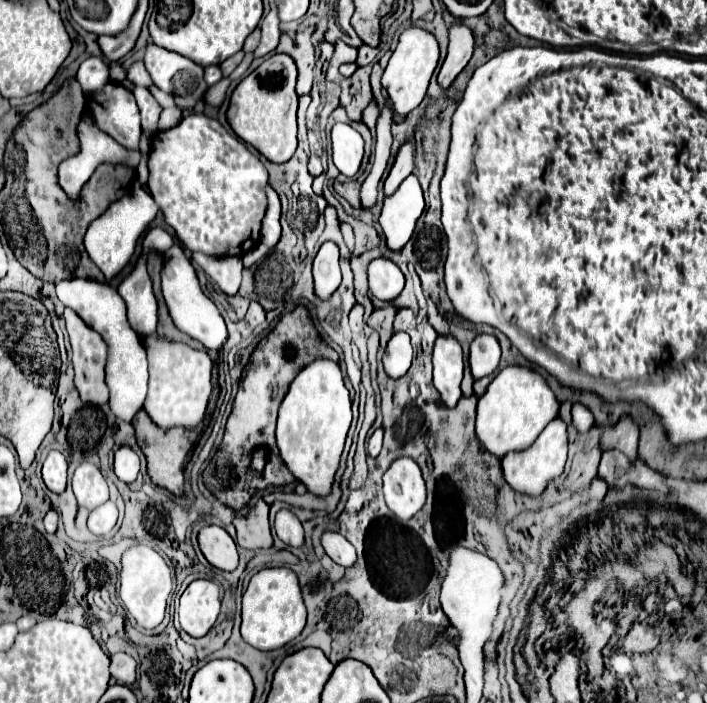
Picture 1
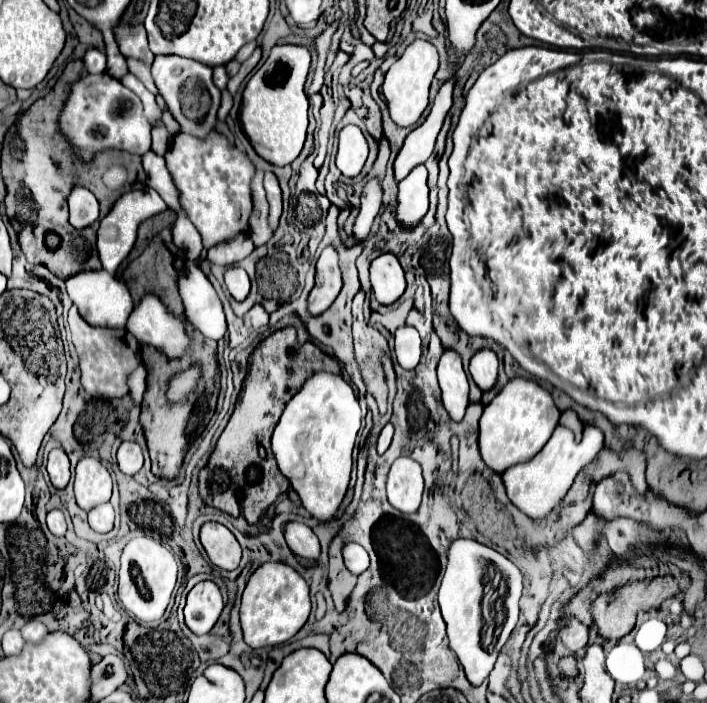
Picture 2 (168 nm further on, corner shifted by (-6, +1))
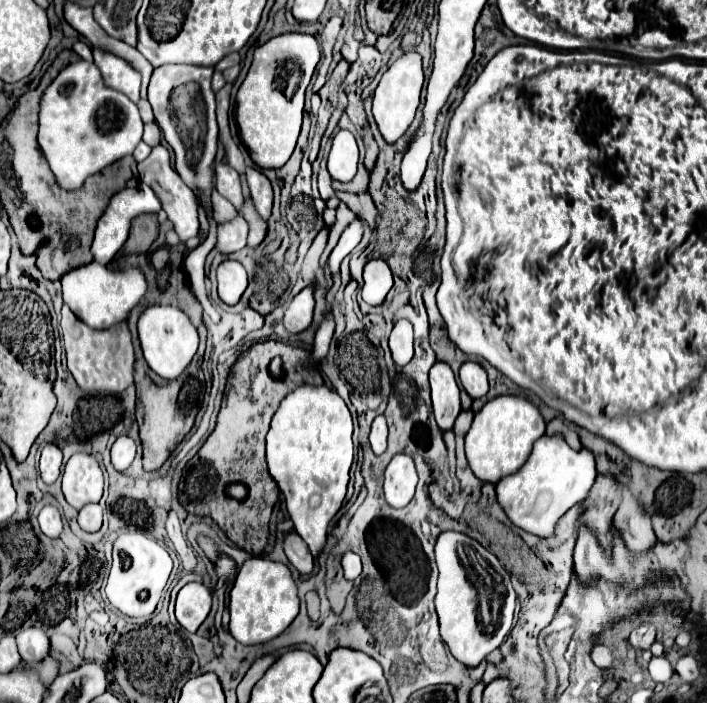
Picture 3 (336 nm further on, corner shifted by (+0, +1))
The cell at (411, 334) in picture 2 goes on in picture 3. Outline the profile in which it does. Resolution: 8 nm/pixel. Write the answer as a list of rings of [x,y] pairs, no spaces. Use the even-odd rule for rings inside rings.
[[[398,320],[392,328],[392,334],[390,334],[392,358],[398,366],[406,366],[412,360],[412,356],[414,356],[412,342],[414,342],[412,324],[408,320]]]

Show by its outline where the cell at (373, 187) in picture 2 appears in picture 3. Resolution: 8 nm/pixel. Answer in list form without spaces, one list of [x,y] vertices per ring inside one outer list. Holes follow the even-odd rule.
[[[354,220],[344,230],[344,234],[340,236],[336,248],[332,250],[332,254],[328,258],[328,268],[330,268],[330,274],[332,276],[336,276],[340,272],[340,262],[344,260],[344,256],[348,256],[358,246],[360,240],[362,240],[362,220]]]

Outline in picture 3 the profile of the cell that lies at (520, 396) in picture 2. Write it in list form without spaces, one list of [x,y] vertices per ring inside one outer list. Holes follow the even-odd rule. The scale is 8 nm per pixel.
[[[498,396],[484,404],[474,416],[472,428],[466,434],[466,460],[474,476],[482,482],[496,484],[522,468],[530,456],[532,444],[544,434],[546,424],[534,404],[518,396]]]

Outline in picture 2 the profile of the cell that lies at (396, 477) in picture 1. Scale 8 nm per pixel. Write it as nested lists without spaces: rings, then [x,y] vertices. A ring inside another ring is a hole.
[[[398,458],[388,474],[388,500],[390,504],[404,512],[412,514],[420,508],[424,492],[422,468],[412,458]]]

